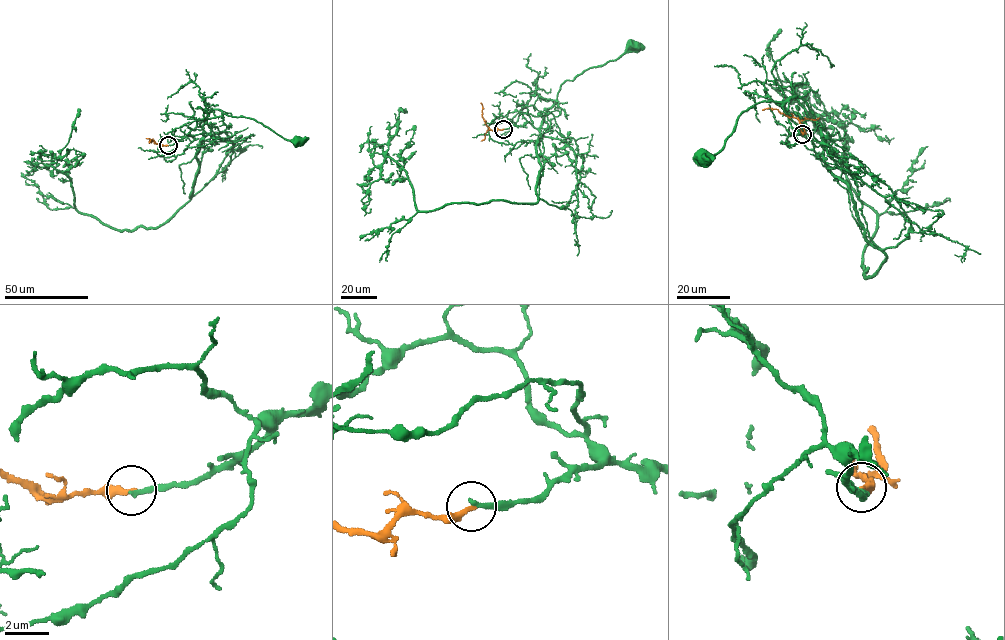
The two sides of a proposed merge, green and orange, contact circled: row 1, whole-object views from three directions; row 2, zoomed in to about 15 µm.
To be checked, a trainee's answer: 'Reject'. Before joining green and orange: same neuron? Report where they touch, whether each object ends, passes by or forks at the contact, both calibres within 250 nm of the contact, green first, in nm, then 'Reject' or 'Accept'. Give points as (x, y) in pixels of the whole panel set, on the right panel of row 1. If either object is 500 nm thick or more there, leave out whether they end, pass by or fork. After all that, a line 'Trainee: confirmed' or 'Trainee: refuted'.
Place: (802, 134). At the ring green ends. At the ring orange ends. Thickness 220 nm (green) against 300 nm. Accept
Trainee: refuted

